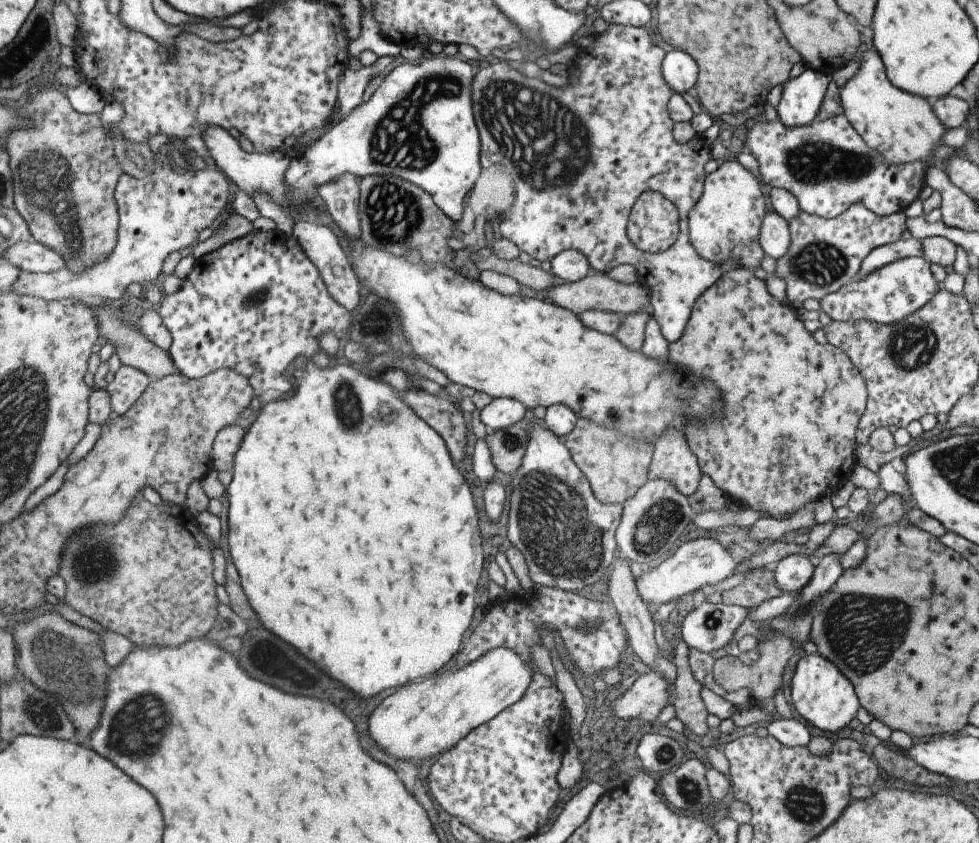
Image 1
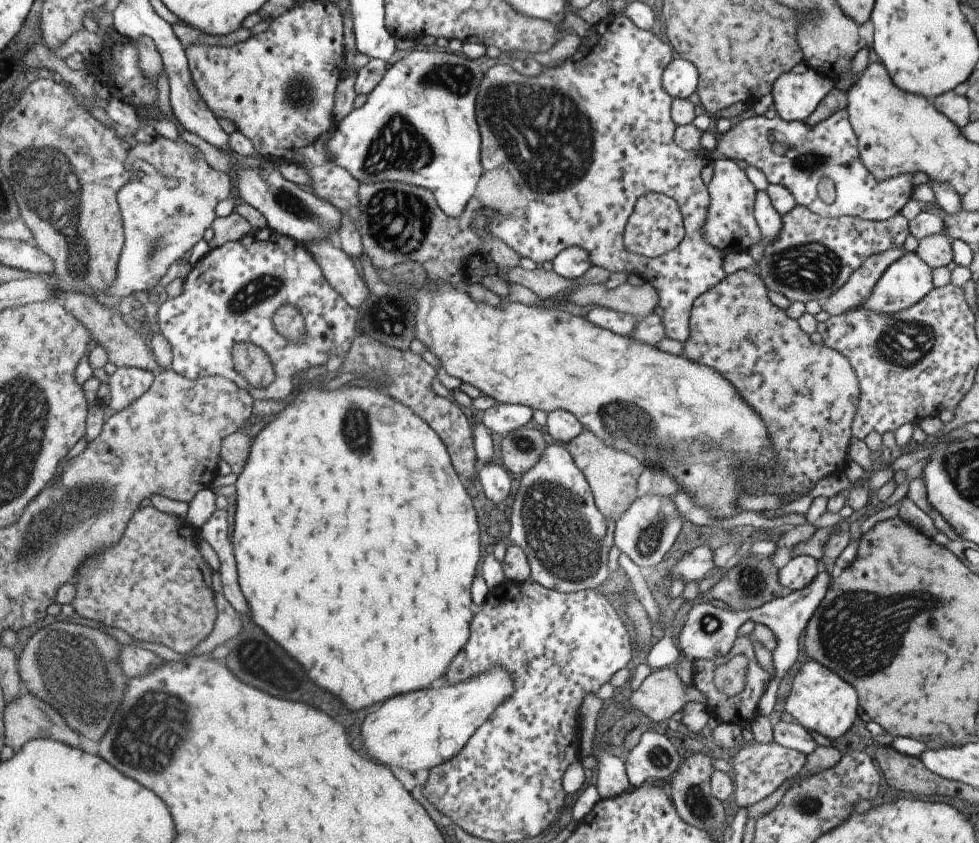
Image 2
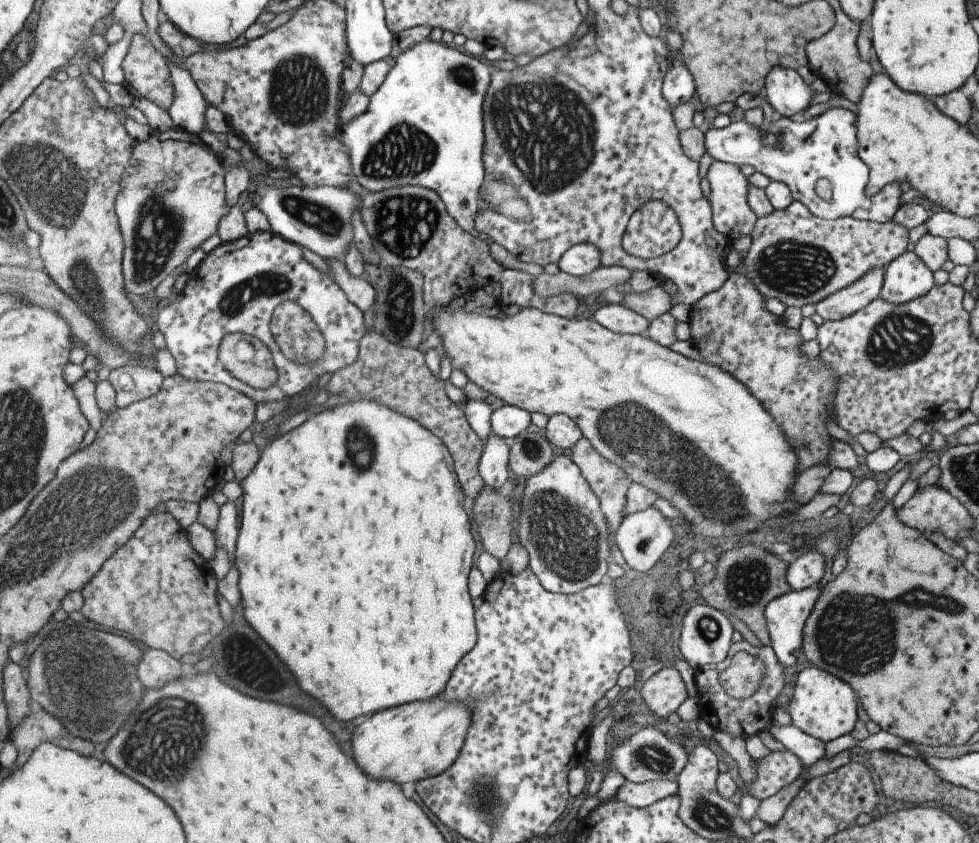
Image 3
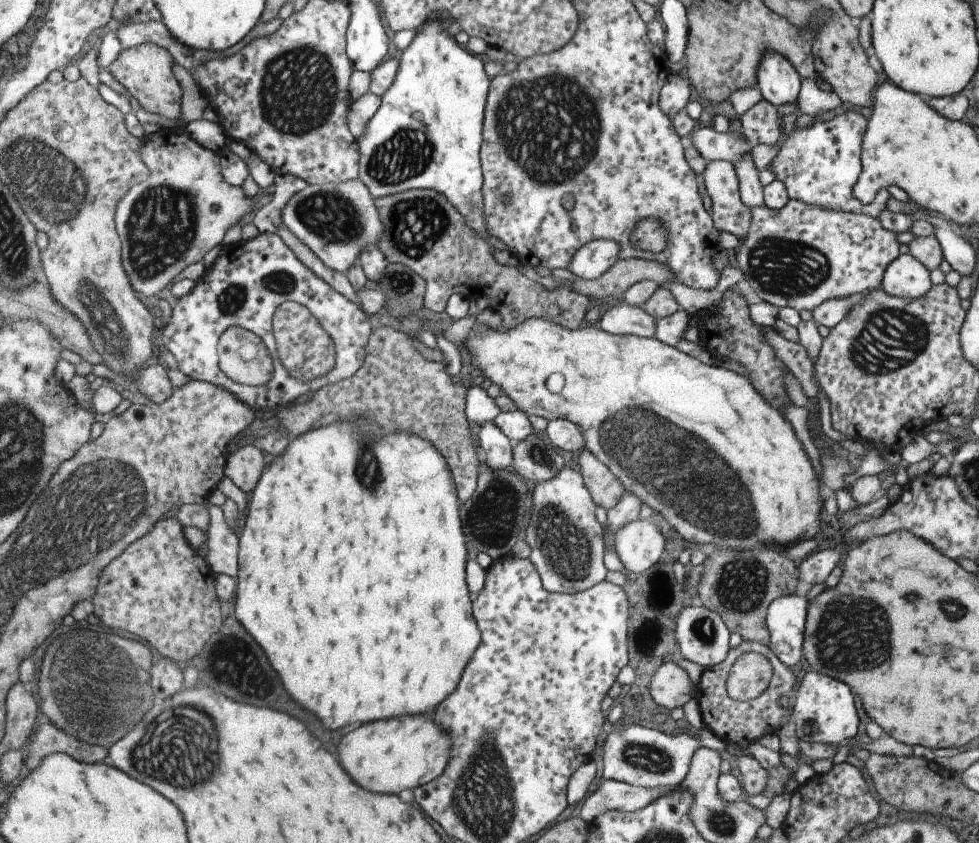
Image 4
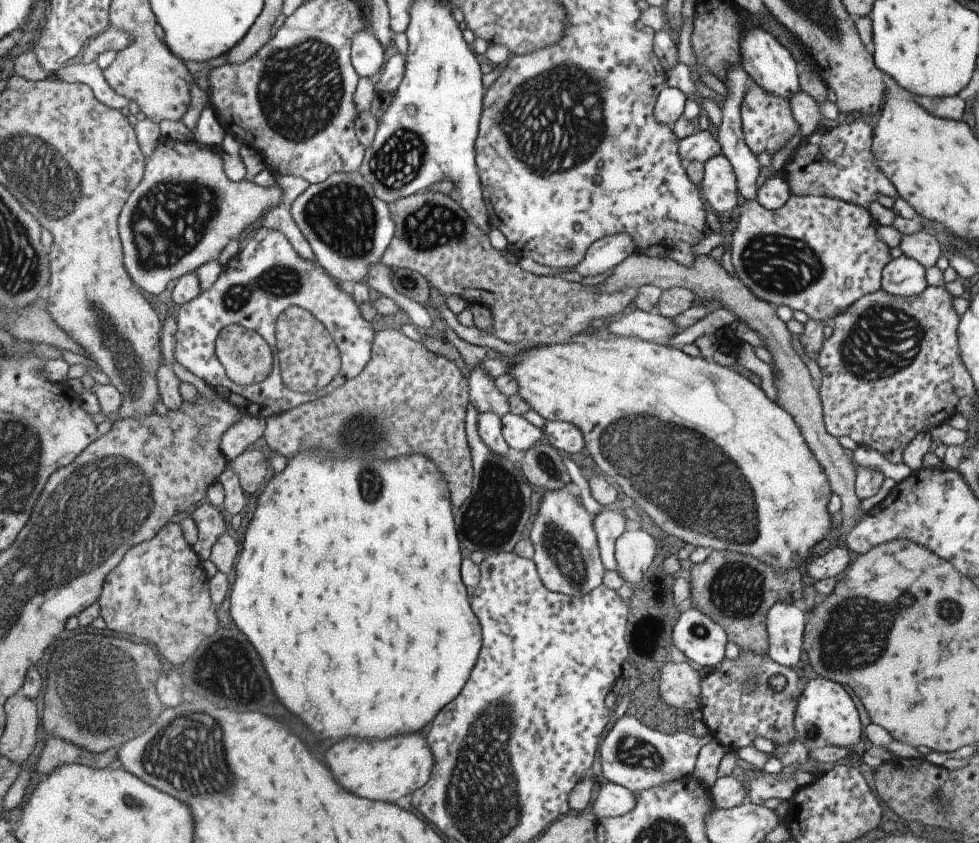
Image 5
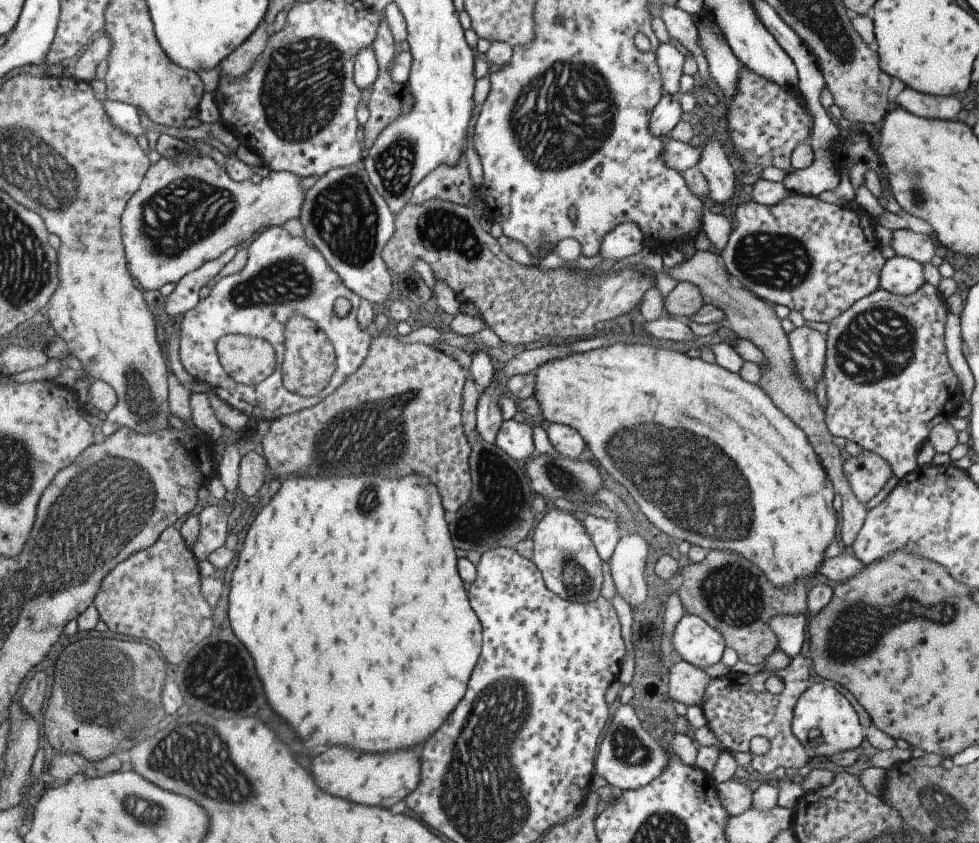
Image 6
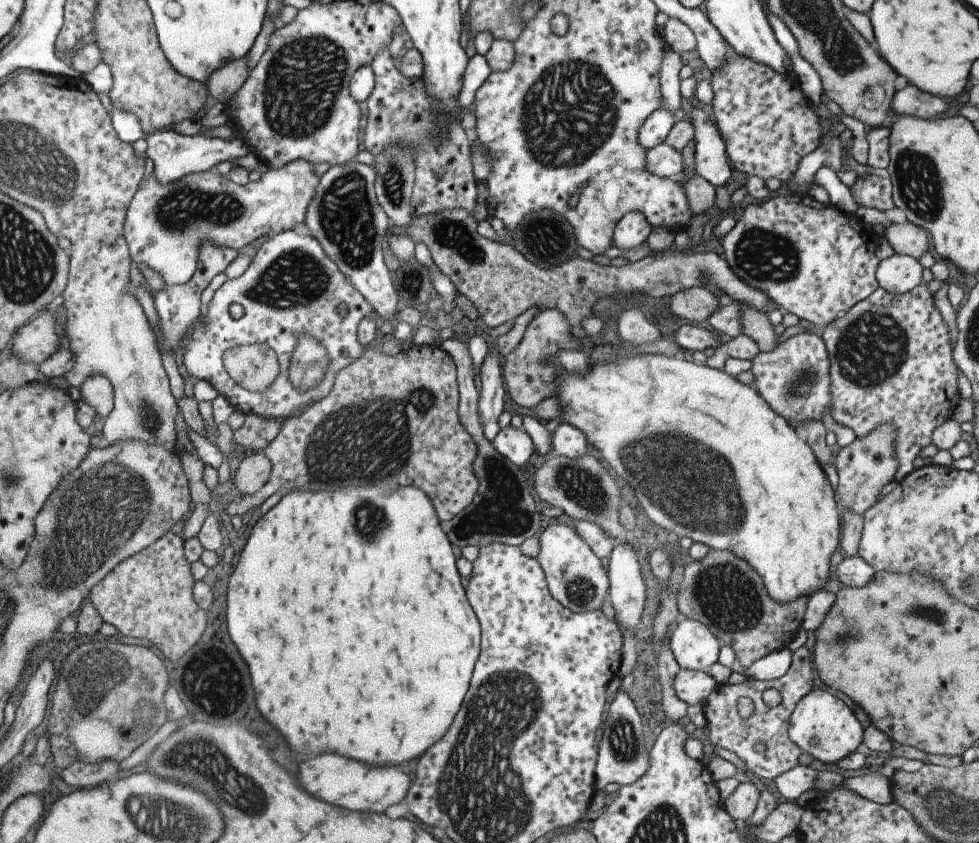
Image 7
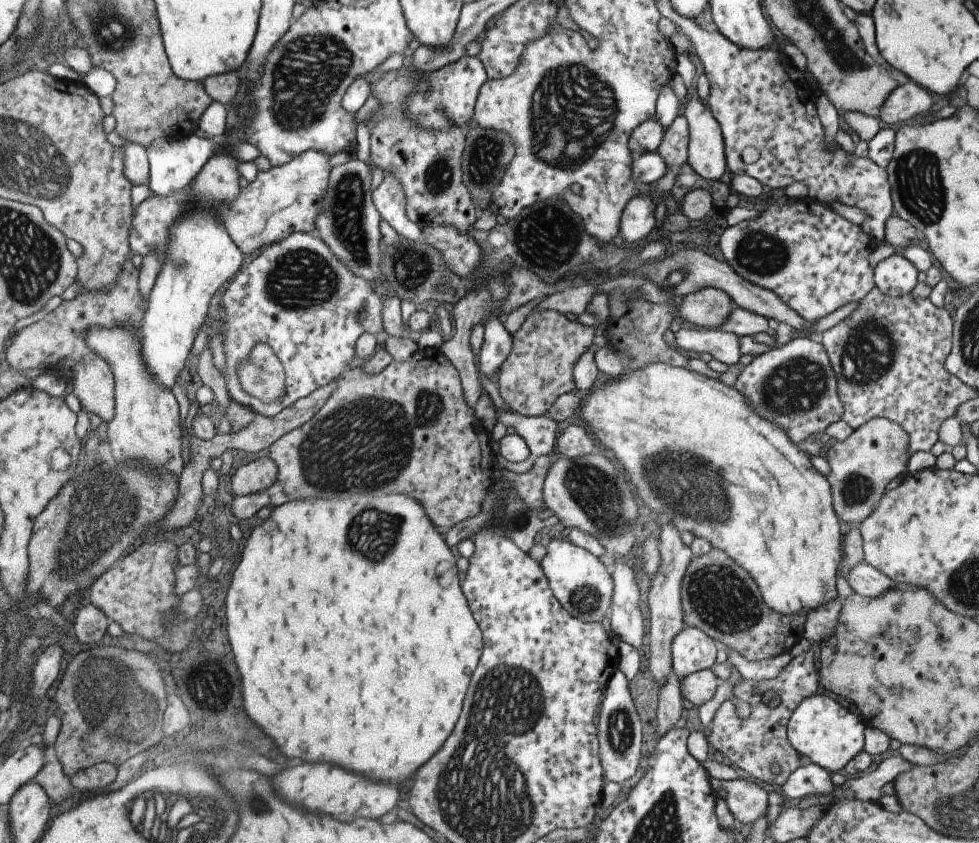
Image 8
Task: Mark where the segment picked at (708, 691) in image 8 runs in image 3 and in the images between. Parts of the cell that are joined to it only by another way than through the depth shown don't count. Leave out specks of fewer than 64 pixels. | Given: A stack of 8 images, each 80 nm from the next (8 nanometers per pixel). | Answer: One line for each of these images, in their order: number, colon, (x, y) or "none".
3: (663, 691)
4: (670, 687)
5: (678, 684)
6: (686, 684)
7: (693, 687)

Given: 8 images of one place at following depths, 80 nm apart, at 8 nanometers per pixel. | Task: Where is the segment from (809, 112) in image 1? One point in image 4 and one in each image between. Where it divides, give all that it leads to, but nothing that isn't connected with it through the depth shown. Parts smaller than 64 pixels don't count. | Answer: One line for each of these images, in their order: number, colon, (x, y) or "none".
2: (795, 96)
3: (783, 89)
4: (779, 84)

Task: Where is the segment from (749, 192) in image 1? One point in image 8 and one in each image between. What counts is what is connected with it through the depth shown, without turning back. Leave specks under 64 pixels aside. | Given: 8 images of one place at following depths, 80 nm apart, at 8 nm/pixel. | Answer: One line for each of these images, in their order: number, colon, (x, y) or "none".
2: (729, 226)
3: (731, 216)
4: (728, 213)
5: (718, 187)
6: (716, 166)
7: (710, 161)
8: (704, 153)

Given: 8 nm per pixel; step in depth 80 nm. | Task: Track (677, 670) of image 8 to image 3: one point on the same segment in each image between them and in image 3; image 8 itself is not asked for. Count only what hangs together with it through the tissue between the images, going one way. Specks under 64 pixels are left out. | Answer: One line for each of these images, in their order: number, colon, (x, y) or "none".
3: (705, 633)
4: (702, 637)
5: (695, 635)
6: (696, 643)
7: (693, 647)

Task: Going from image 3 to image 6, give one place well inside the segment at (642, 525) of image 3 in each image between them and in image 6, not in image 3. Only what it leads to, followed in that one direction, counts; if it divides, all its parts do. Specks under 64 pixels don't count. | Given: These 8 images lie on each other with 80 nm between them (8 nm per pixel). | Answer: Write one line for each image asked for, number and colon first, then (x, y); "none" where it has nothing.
4: (638, 545)
5: (634, 550)
6: (626, 563)

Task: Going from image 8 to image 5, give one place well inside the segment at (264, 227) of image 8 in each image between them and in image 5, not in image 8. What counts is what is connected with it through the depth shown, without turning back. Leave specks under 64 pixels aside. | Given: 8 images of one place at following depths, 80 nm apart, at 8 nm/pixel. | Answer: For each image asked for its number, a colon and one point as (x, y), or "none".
5: (186, 211)
6: (186, 213)
7: (166, 224)

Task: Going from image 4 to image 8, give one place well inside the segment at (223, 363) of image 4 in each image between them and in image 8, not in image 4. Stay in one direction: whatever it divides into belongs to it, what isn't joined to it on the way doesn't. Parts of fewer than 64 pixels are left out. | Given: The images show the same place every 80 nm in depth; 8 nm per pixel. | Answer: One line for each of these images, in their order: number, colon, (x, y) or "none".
5: (248, 360)
6: (250, 361)
7: (256, 367)
8: (264, 376)

